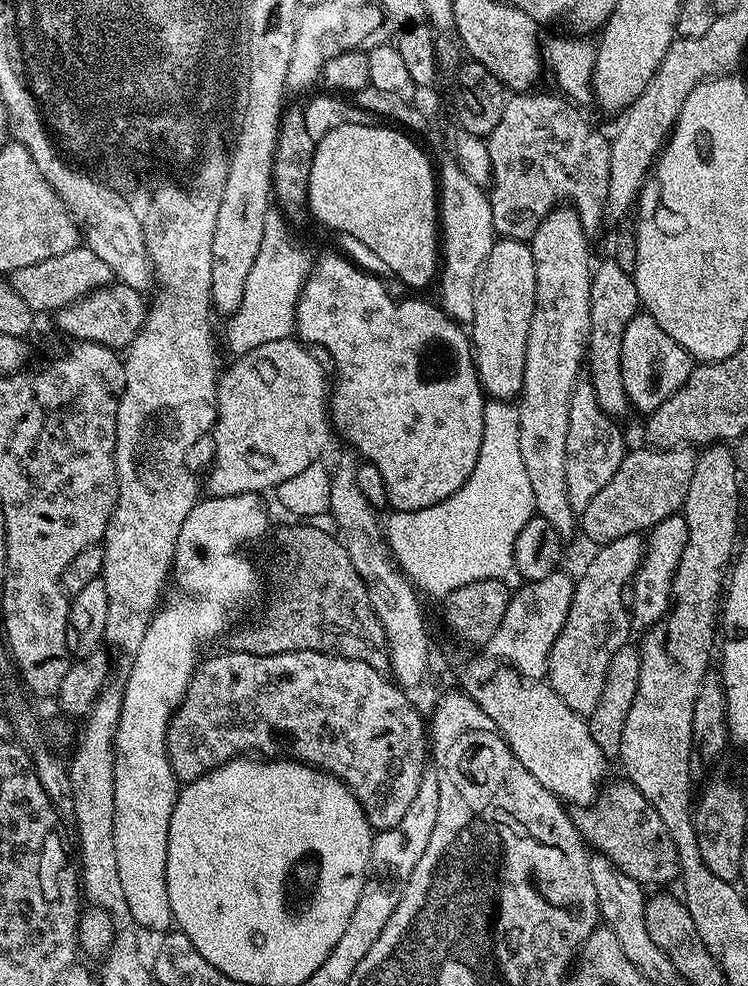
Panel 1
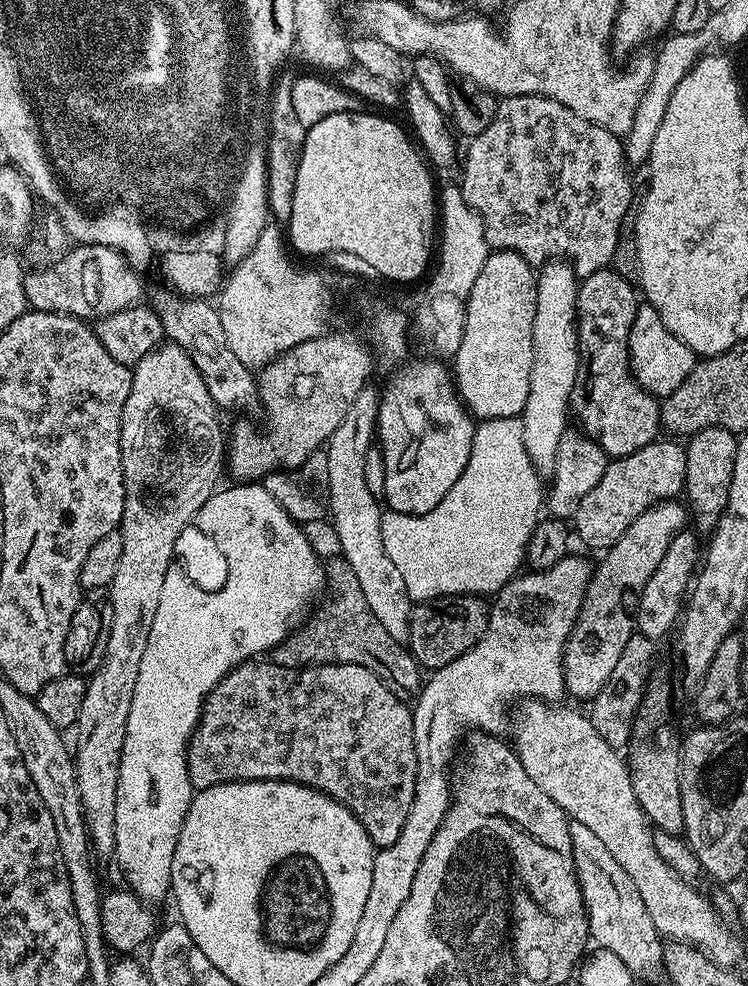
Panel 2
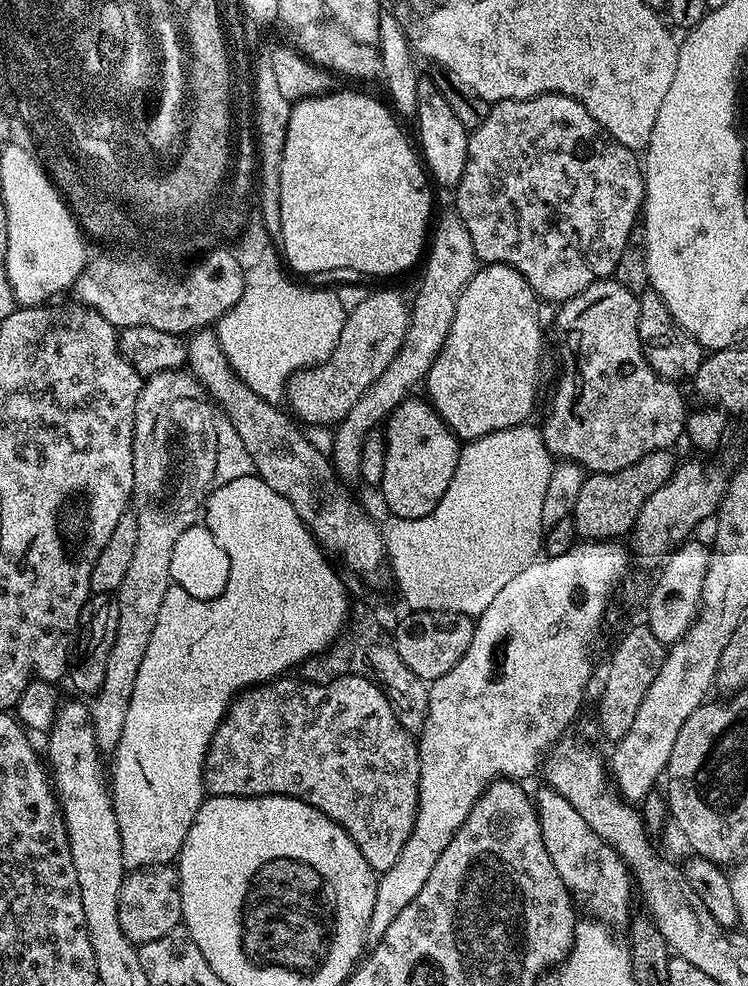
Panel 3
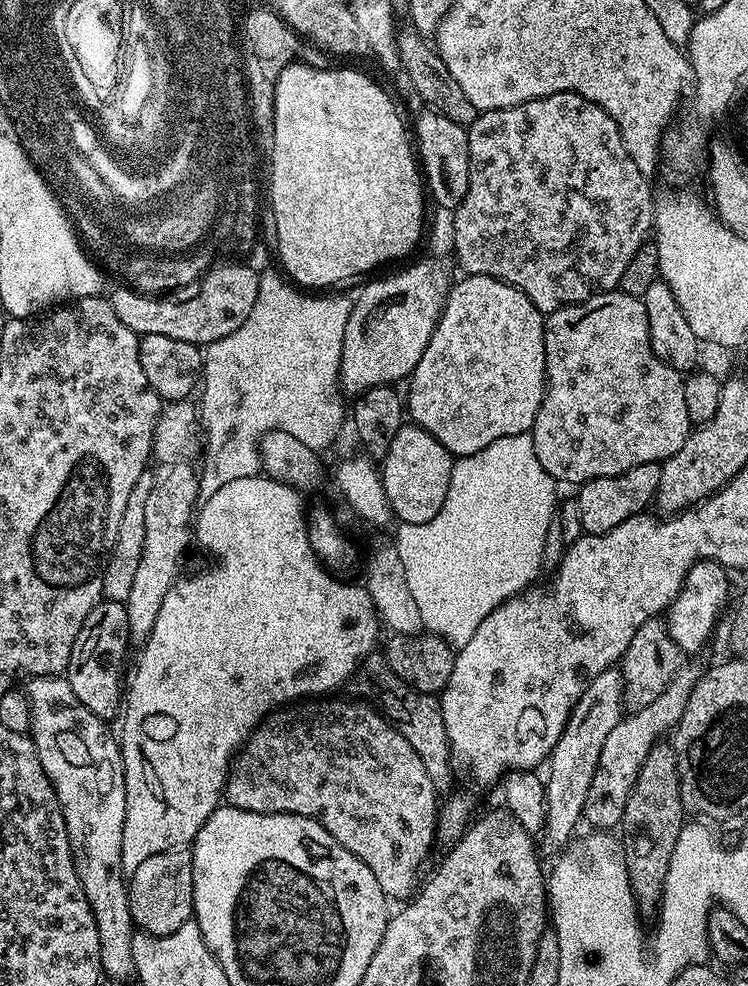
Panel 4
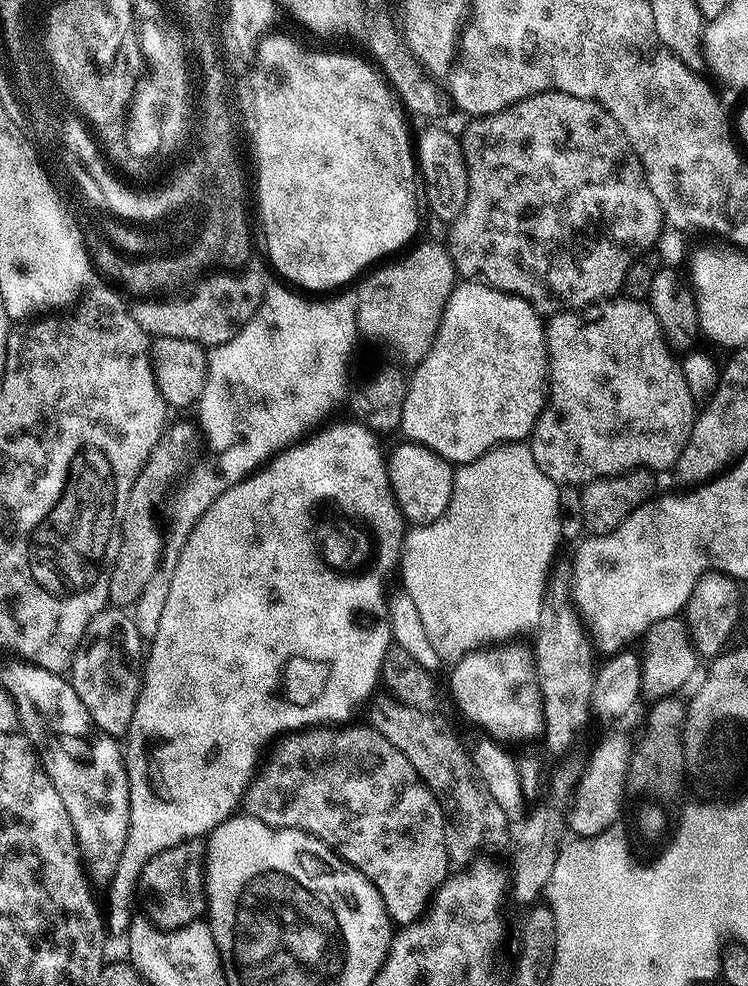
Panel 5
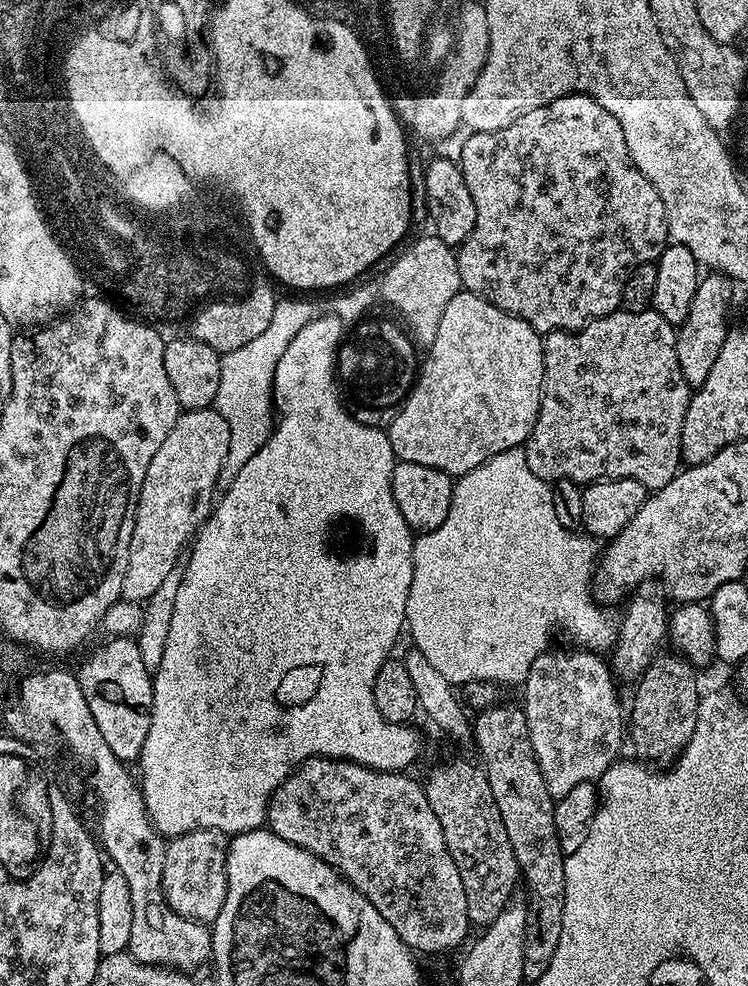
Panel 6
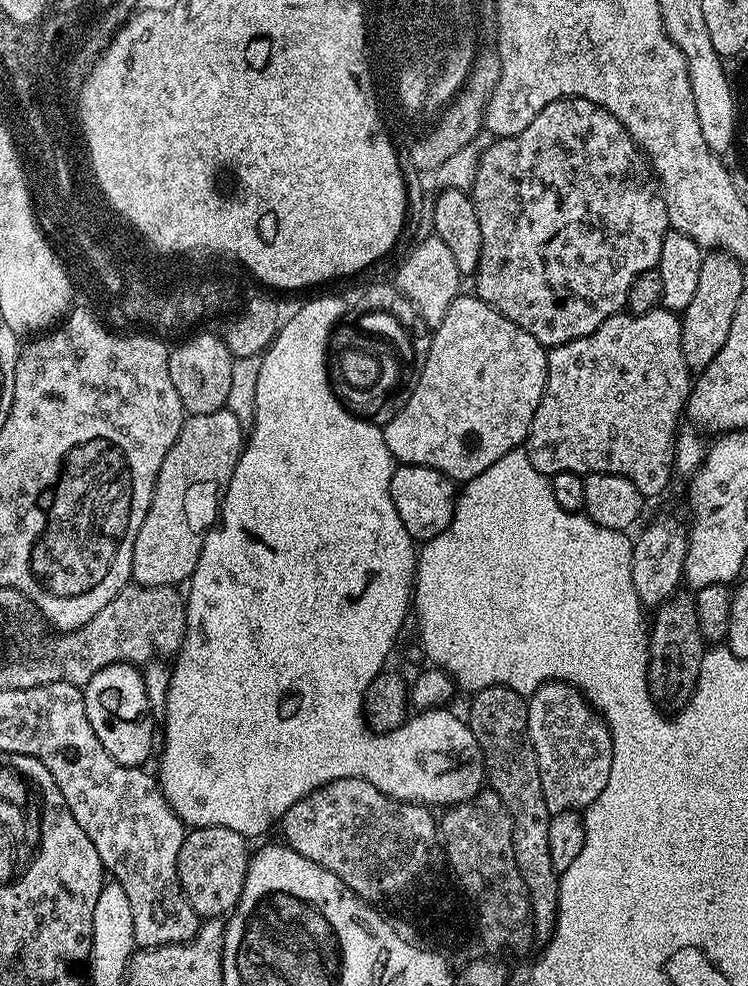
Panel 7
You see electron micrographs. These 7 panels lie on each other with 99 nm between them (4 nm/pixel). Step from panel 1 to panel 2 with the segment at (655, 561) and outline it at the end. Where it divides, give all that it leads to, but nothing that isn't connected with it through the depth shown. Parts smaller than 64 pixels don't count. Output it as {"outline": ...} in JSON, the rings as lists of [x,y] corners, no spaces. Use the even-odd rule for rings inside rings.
{"outline":[[[691,530],[682,531],[672,539],[658,570],[654,570],[654,574],[650,574],[650,578],[639,589],[640,601],[636,608],[634,604],[634,628],[639,635],[660,642],[671,628],[673,631],[677,627],[701,560],[702,542],[700,546],[699,538]]]}

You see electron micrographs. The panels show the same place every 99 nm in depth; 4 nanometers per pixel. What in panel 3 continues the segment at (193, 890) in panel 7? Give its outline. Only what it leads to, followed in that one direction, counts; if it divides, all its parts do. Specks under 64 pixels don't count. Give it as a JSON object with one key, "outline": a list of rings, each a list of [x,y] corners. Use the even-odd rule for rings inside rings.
{"outline":[[[172,864],[138,868],[125,875],[118,894],[118,922],[122,926],[122,934],[126,934],[132,944],[139,946],[170,934],[181,927],[183,918],[180,873]]]}

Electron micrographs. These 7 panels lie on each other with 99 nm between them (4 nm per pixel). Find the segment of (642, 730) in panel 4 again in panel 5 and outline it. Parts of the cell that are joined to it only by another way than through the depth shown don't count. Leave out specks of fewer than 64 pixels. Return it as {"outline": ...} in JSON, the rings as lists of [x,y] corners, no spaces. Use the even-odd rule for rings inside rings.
{"outline":[[[610,736],[598,745],[588,760],[580,780],[575,781],[566,812],[566,828],[573,837],[597,836],[617,823],[620,803],[626,800],[628,764],[632,760],[633,745],[624,736]]]}

